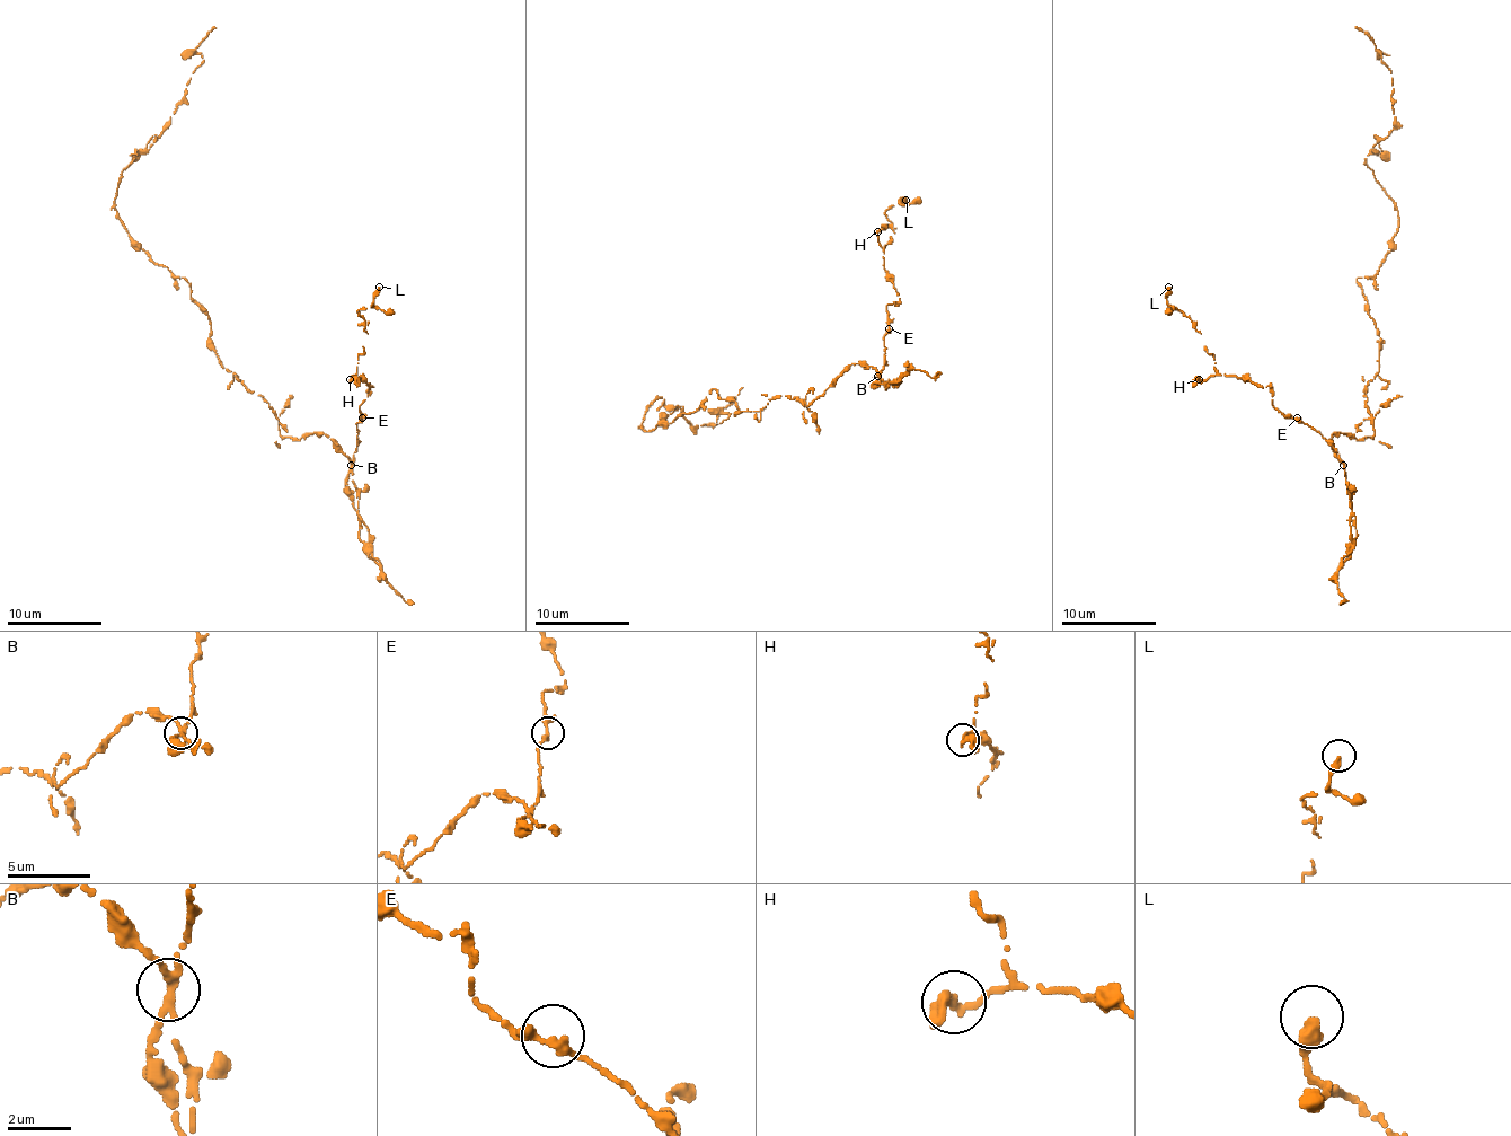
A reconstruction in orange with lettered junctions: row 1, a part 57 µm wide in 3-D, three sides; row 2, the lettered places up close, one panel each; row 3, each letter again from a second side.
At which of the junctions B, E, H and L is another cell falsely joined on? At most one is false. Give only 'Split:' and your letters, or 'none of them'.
Split: none of them

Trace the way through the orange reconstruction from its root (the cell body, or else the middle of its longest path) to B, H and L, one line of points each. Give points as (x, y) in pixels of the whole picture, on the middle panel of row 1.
B: (757, 412), (785, 395), (811, 405), (851, 364), (873, 367), (877, 376)
H: (757, 412), (785, 395), (811, 405), (851, 364), (882, 369), (886, 305), (899, 292), (877, 231)
L: (757, 412), (785, 395), (811, 405), (851, 364), (882, 369), (899, 300), (884, 212), (906, 200)

